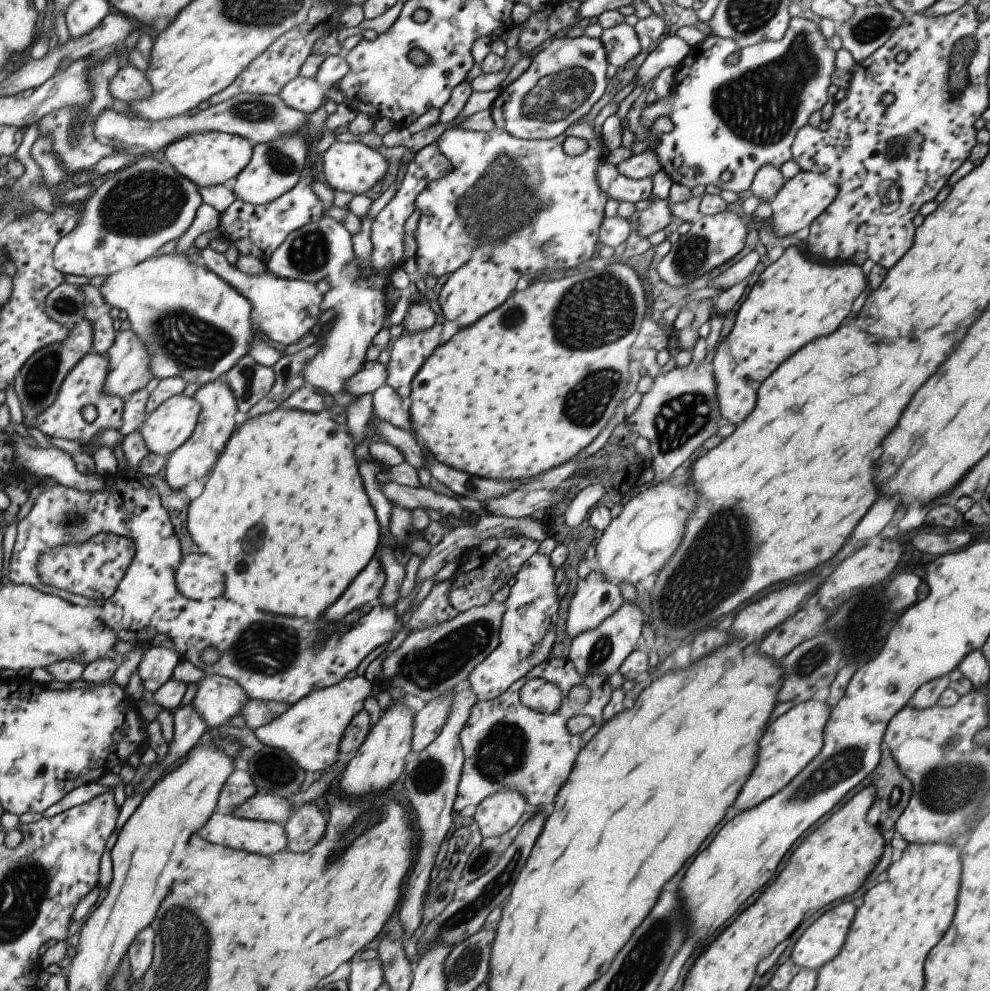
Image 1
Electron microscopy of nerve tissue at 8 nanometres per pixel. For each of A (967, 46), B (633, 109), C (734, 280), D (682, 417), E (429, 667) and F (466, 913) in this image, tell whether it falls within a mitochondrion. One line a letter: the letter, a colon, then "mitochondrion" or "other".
A: mitochondrion
B: other
C: other
D: mitochondrion
E: mitochondrion
F: mitochondrion

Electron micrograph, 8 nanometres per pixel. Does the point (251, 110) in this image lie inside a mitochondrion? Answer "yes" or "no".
yes

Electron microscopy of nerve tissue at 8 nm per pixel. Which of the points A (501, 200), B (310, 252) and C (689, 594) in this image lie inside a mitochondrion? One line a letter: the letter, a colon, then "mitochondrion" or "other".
A: mitochondrion
B: mitochondrion
C: mitochondrion

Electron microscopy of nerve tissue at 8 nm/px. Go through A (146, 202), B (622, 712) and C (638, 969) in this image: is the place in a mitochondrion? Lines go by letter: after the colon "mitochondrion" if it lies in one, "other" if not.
A: mitochondrion
B: other
C: mitochondrion

